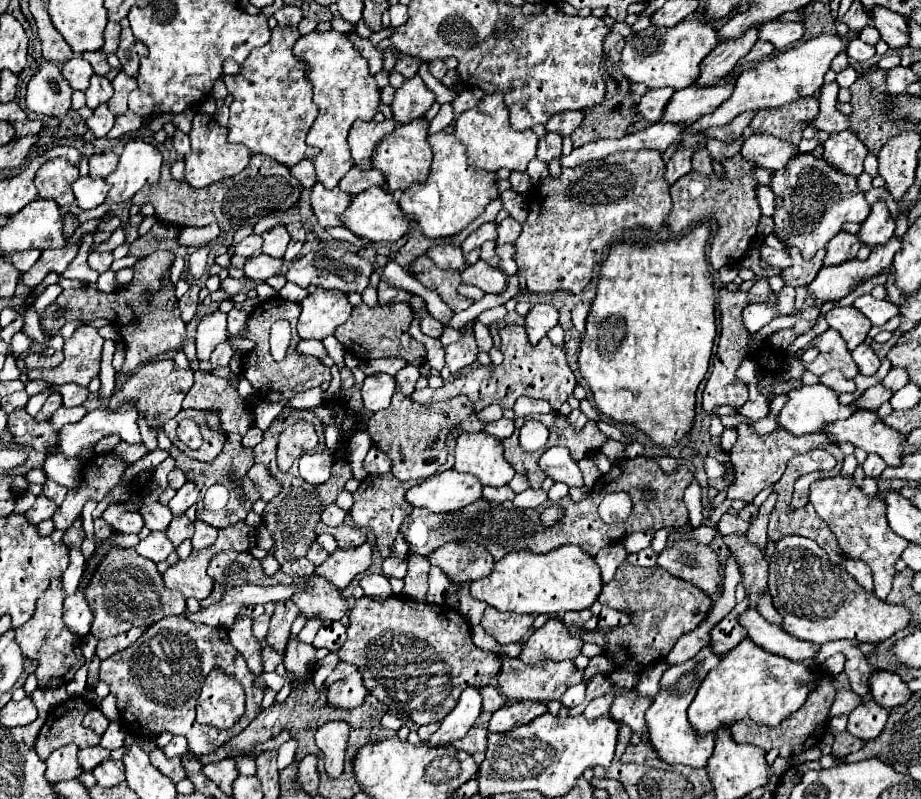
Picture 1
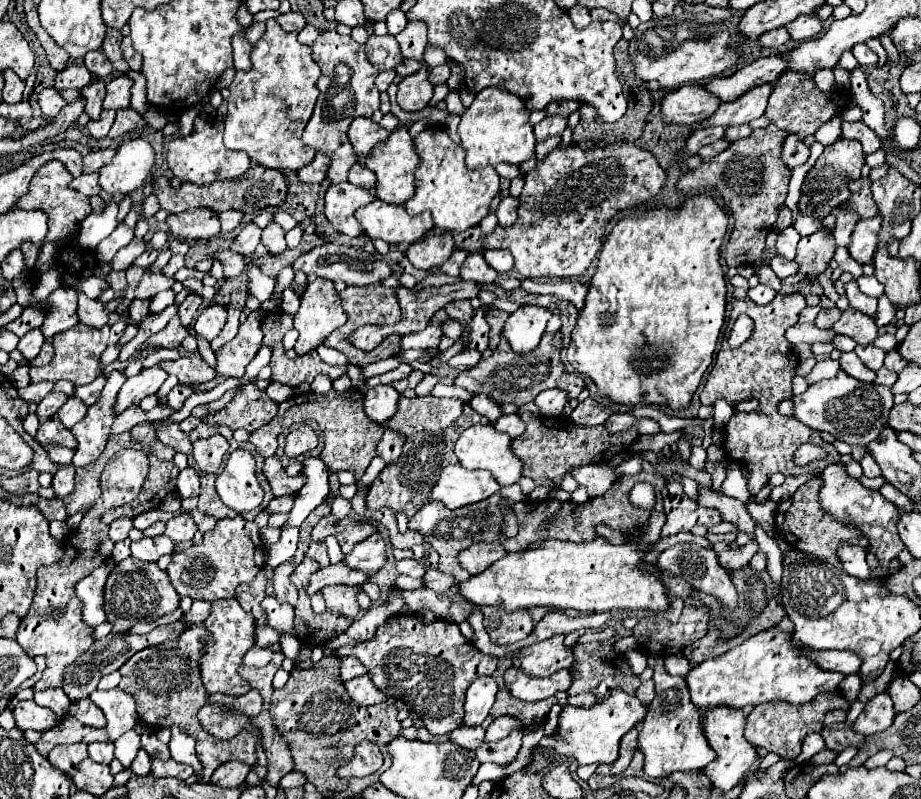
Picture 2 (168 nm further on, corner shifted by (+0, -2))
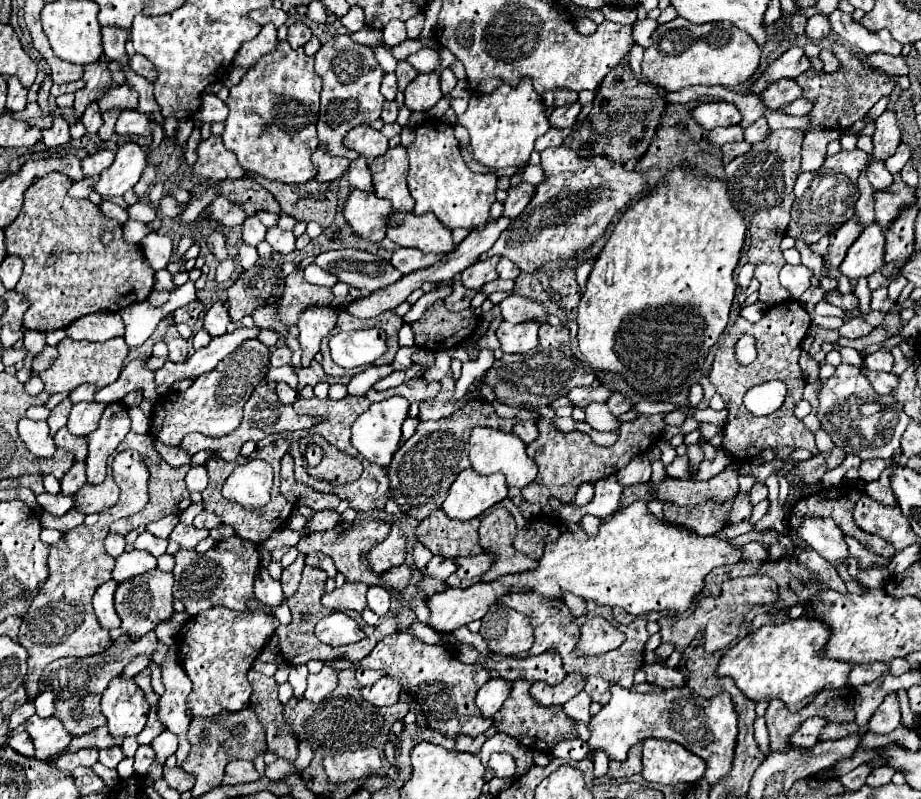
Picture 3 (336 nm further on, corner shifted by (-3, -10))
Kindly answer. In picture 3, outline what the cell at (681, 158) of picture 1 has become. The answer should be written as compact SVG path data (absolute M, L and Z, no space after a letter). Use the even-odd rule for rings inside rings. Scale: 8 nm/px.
M740 125L732 127L716 127L710 131L710 143L712 145L724 145L724 143L734 143L734 141L744 141L744 129Z

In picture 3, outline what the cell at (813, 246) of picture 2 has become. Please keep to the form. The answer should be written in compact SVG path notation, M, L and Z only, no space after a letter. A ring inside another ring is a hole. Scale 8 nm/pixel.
M852 217L848 219L848 223L844 223L844 227L840 227L840 231L834 231L830 235L830 247L828 247L828 255L824 257L826 263L832 265L832 269L838 269L838 265L842 263L848 247L854 243L854 239L864 231L864 225Z

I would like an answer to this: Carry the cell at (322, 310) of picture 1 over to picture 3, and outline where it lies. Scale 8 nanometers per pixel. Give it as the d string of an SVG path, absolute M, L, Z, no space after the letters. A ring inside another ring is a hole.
M310 307L298 319L298 341L302 347L302 367L308 367L320 351L320 341L336 327L338 311L332 307Z

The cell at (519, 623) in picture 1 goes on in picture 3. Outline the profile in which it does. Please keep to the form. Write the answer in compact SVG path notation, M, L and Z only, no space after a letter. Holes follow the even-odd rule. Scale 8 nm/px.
M494 603L490 611L482 617L480 635L488 643L490 653L498 655L522 655L534 643L534 631L530 619L504 603Z

